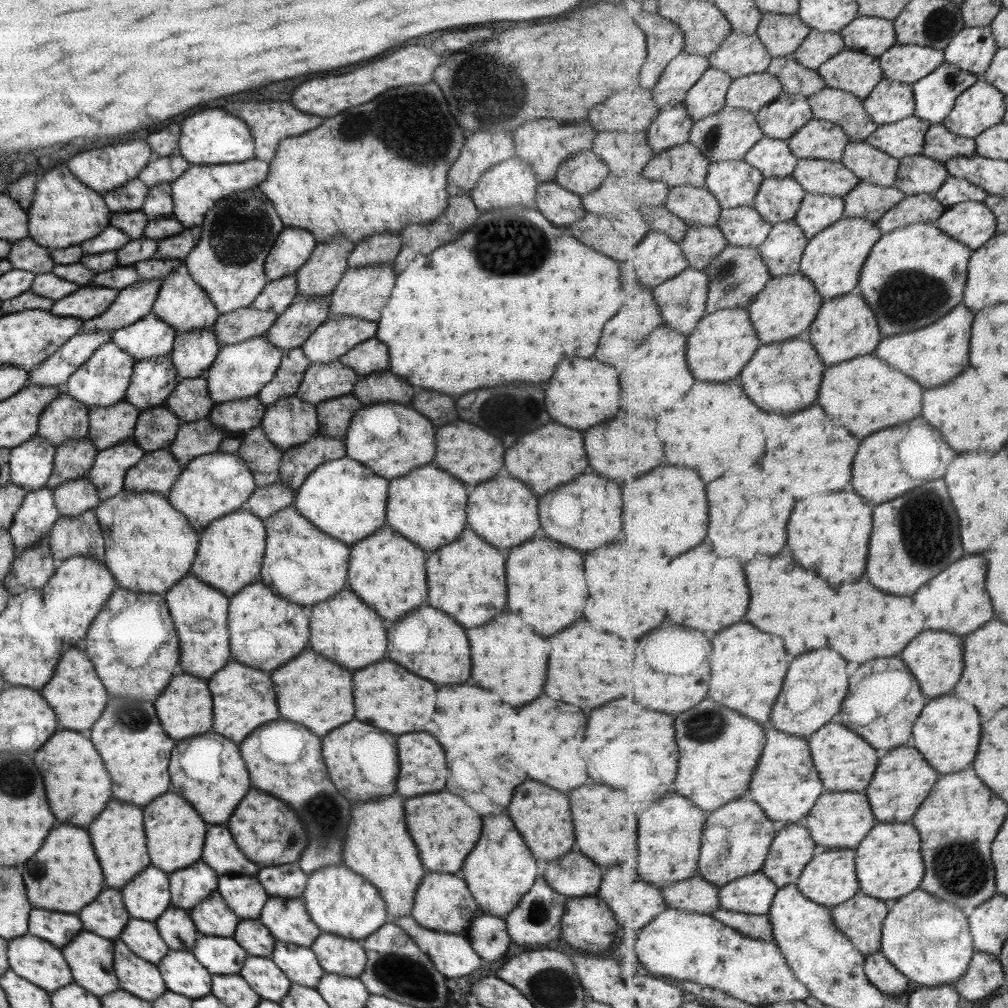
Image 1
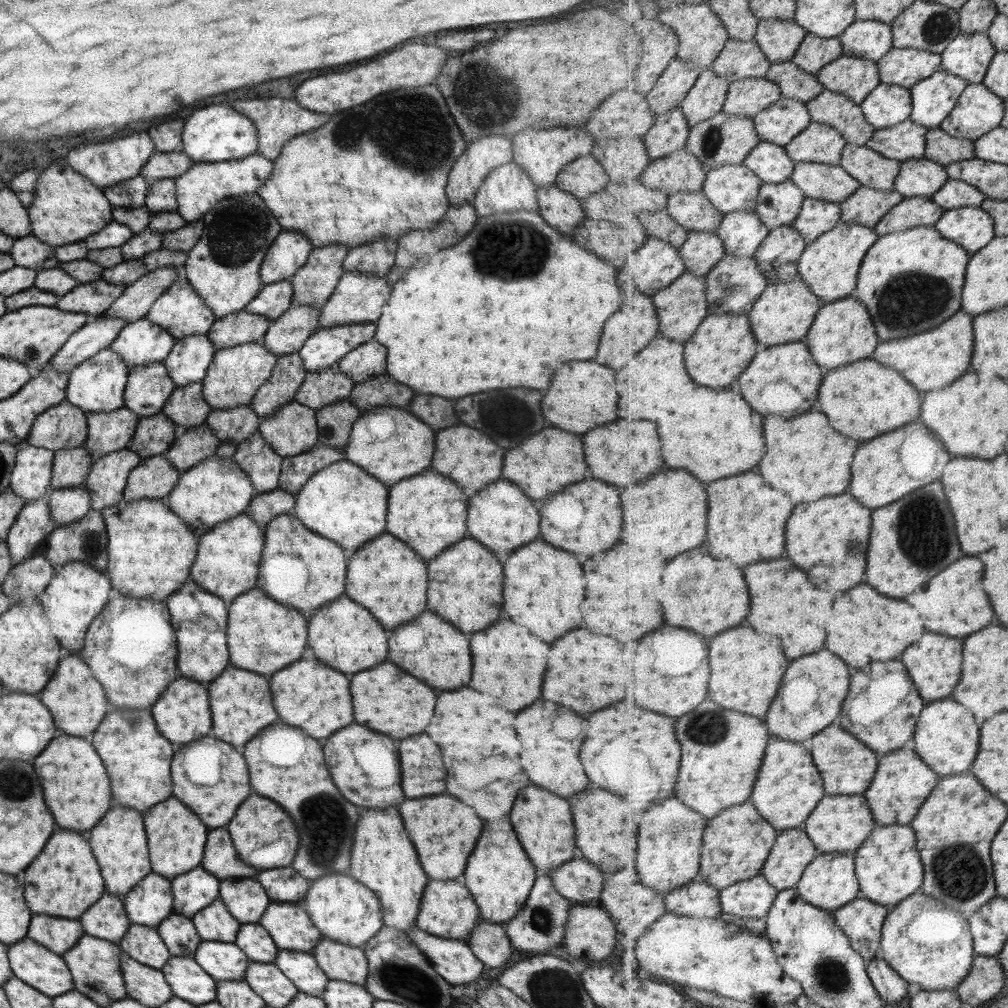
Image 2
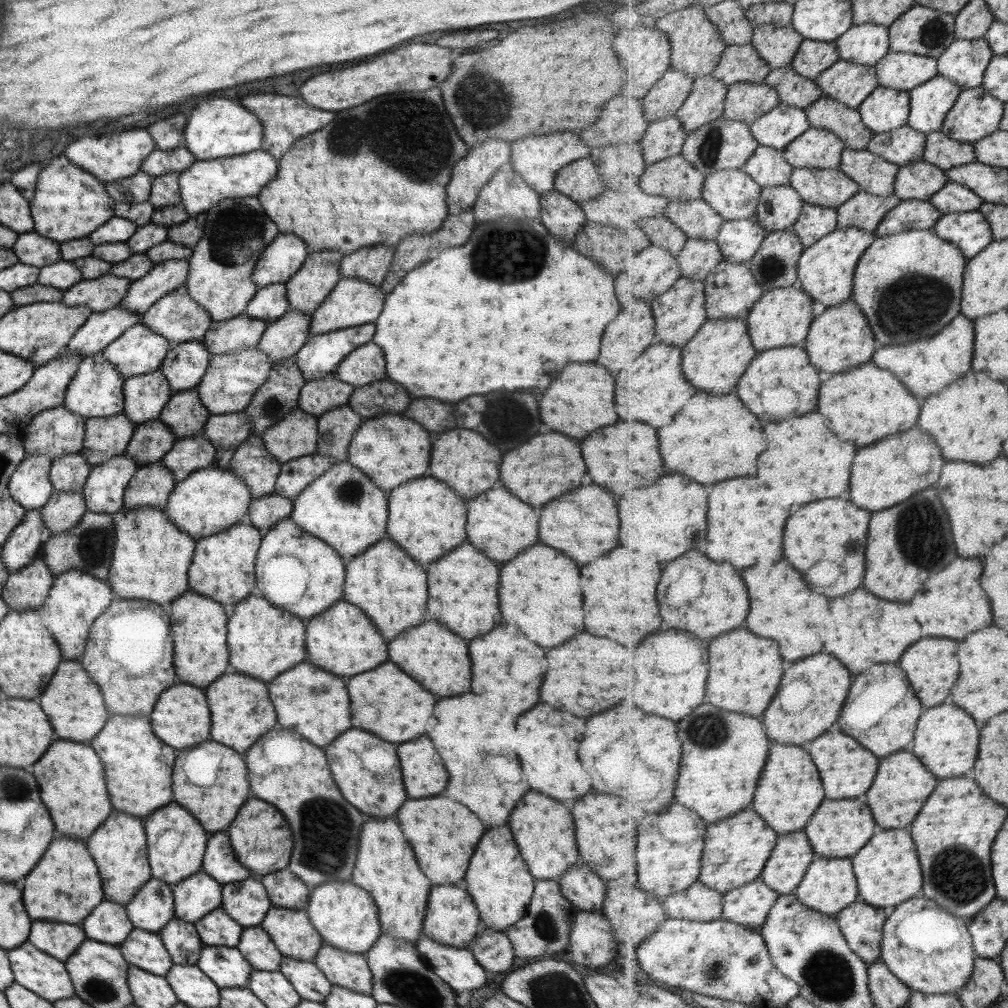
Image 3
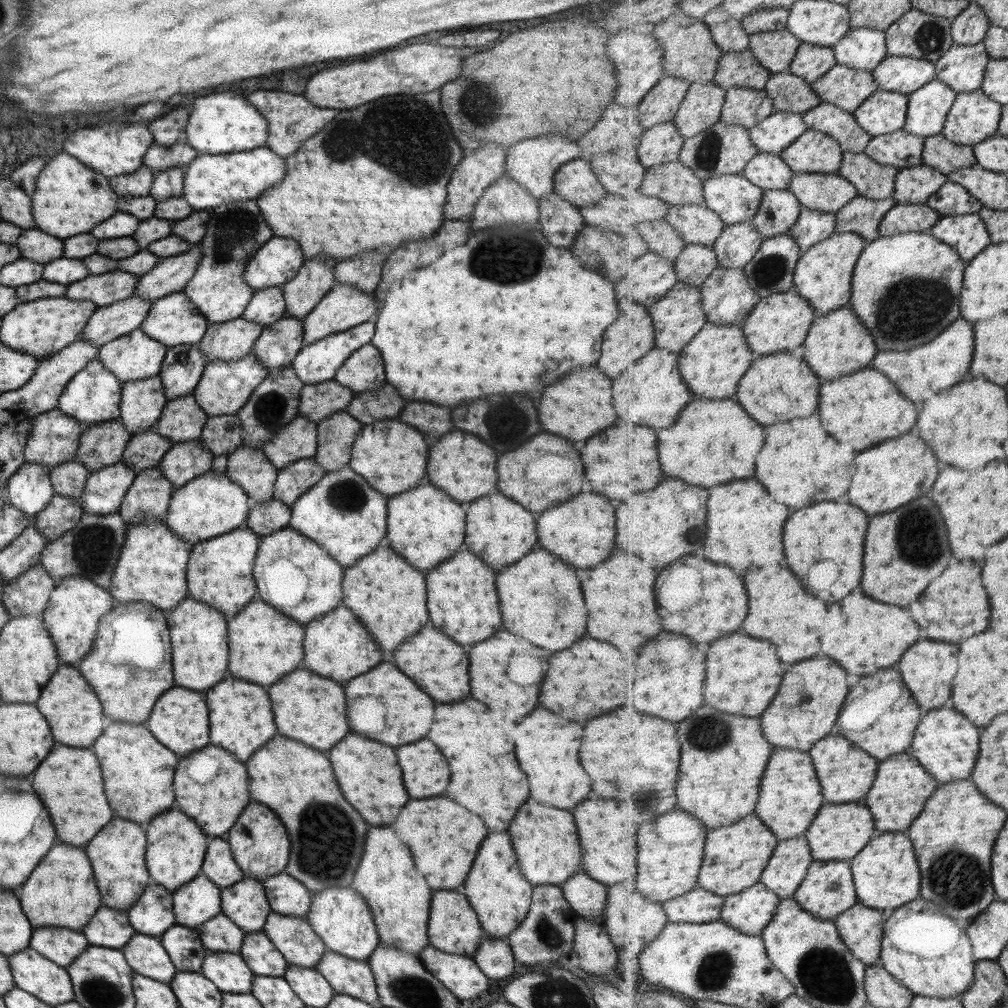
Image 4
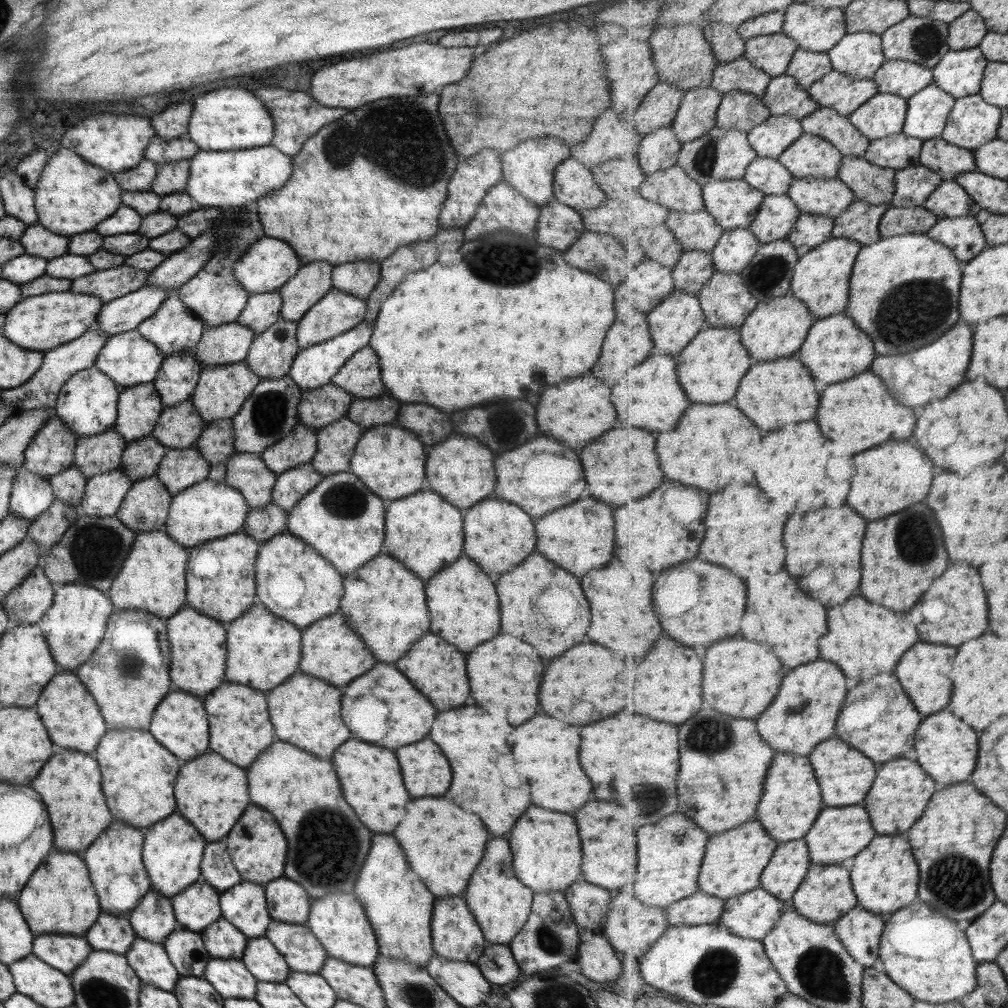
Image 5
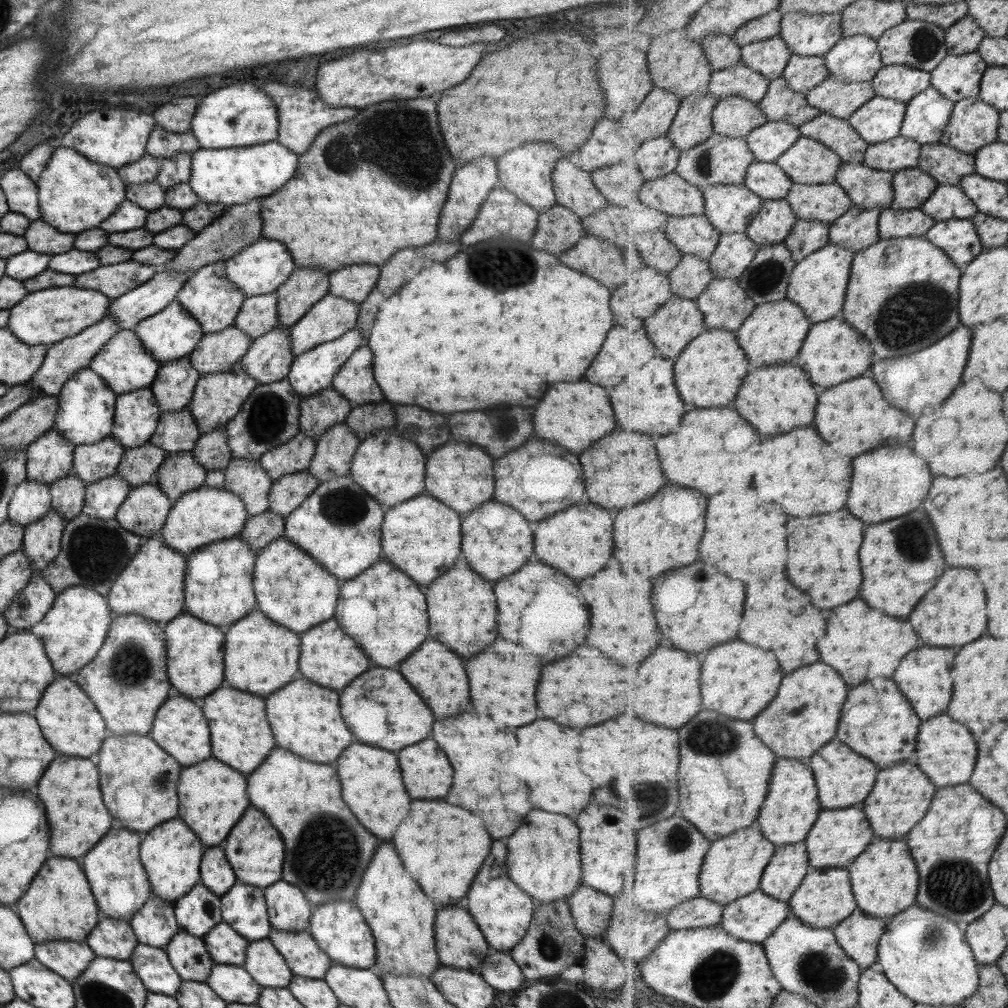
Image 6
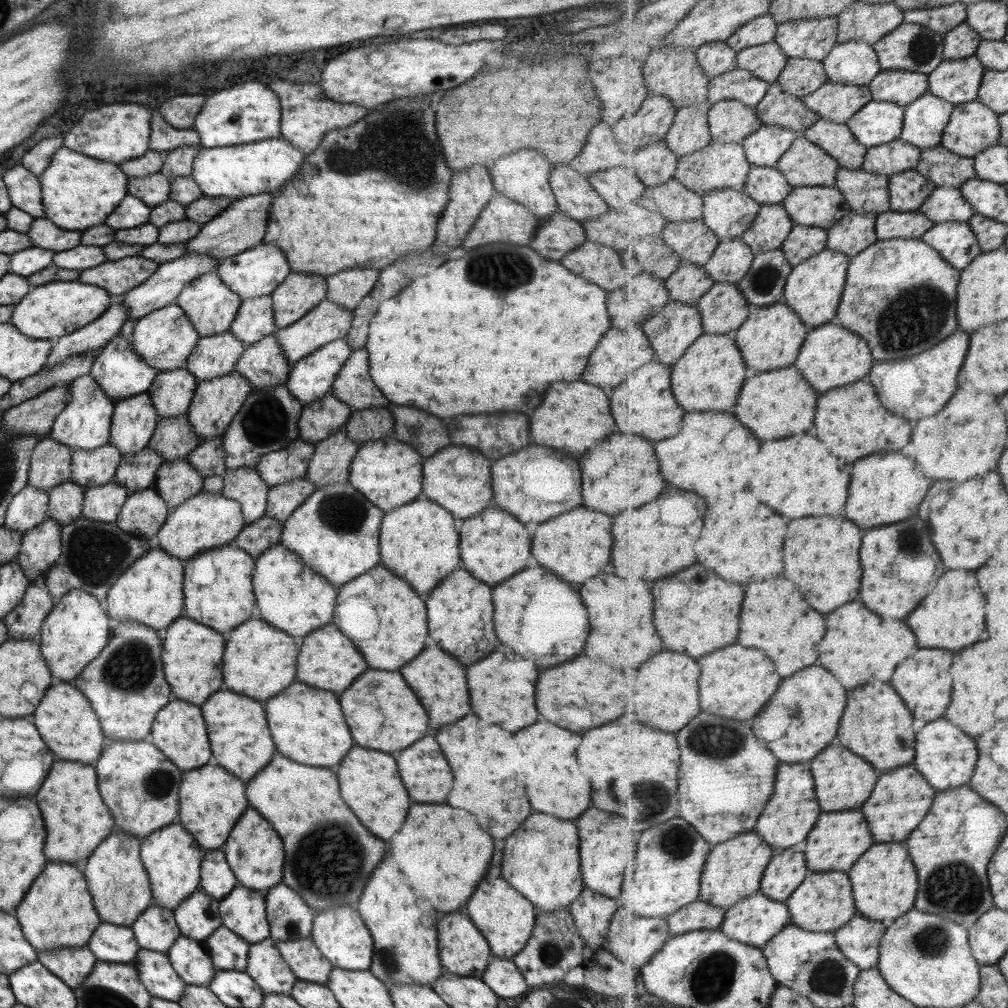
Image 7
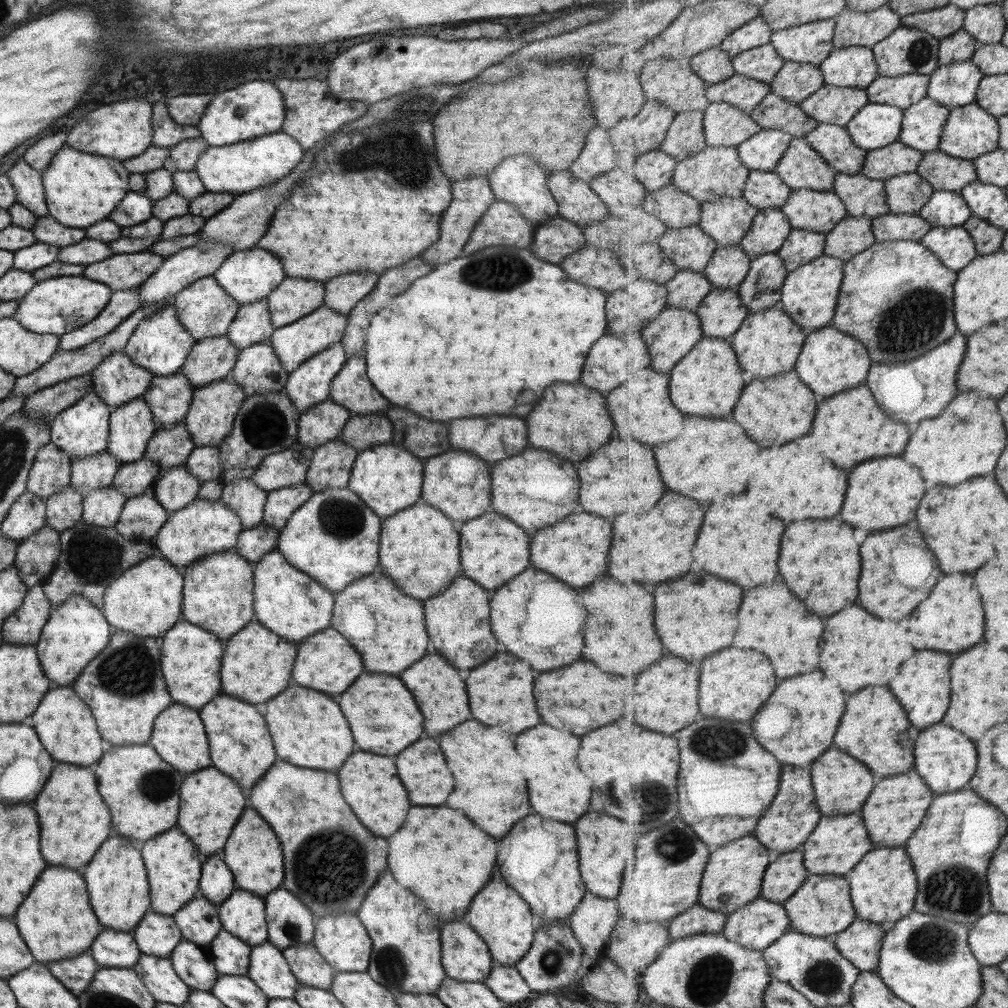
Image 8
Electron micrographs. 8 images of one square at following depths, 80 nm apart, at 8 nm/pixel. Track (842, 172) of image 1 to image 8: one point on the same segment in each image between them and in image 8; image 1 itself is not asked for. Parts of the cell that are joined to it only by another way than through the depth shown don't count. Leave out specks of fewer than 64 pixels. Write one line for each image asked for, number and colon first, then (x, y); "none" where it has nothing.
2: (817, 180)
3: (824, 187)
4: (816, 191)
5: (831, 198)
6: (827, 202)
7: (819, 206)
8: (816, 210)

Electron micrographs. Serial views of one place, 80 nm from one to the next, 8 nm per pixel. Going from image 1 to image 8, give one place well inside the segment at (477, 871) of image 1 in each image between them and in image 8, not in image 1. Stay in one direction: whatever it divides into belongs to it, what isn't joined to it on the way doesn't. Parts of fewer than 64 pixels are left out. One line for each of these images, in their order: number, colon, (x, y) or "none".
2: (498, 875)
3: (497, 881)
4: (500, 897)
5: (500, 905)
6: (502, 913)
7: (505, 919)
8: (498, 915)

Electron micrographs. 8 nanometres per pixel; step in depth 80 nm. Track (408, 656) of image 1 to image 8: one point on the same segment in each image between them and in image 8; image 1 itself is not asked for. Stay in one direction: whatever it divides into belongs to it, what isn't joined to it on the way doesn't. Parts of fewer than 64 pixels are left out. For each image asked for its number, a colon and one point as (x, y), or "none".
2: (429, 649)
3: (438, 661)
4: (443, 676)
5: (438, 671)
6: (438, 677)
7: (438, 682)
8: (437, 690)

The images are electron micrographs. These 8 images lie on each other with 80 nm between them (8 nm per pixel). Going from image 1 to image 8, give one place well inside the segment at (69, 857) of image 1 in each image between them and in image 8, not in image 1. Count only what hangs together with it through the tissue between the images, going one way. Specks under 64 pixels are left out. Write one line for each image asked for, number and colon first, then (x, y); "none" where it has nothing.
2: (64, 880)
3: (64, 886)
4: (61, 892)
5: (59, 899)
6: (58, 905)
7: (57, 912)
8: (55, 921)

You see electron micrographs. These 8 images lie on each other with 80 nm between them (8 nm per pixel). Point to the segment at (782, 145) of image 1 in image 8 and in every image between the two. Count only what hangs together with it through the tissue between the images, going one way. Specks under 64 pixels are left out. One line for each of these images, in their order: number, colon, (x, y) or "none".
2: (772, 163)
3: (768, 166)
4: (769, 171)
5: (767, 174)
6: (767, 179)
7: (767, 185)
8: (765, 189)

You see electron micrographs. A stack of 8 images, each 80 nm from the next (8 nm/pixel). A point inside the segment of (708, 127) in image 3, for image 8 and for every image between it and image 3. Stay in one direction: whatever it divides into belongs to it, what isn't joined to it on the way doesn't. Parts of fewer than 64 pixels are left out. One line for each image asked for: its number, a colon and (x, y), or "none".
4: (724, 149)
5: (721, 154)
6: (720, 159)
7: (720, 165)
8: (718, 171)

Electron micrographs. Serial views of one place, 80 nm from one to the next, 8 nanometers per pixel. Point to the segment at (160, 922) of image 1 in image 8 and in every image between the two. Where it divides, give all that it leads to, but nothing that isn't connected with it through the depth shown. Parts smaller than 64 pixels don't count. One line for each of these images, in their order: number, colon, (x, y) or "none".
2: (177, 932)
3: (180, 939)
4: (182, 945)
5: (185, 950)
6: (188, 956)
7: (189, 959)
8: (192, 964)

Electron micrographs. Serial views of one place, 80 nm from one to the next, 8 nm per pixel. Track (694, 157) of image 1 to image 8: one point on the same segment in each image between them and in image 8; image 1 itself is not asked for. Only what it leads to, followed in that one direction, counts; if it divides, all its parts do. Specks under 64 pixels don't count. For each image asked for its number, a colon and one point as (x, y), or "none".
2: (682, 170)
3: (675, 177)
4: (674, 182)
5: (673, 187)
6: (672, 194)
7: (676, 202)
8: (677, 209)

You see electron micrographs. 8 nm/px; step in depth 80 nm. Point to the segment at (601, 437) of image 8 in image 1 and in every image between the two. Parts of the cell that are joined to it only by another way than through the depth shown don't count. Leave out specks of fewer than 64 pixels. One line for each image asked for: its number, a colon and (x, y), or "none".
1: (583, 392)
2: (582, 396)
3: (580, 400)
4: (577, 407)
5: (574, 413)
6: (578, 414)
7: (576, 414)

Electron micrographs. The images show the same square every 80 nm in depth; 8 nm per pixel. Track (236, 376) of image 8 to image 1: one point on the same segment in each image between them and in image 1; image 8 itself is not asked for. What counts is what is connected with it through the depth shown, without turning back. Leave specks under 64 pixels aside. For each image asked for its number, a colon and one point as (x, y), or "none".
1: (304, 314)
2: (286, 334)
3: (282, 338)
4: (277, 344)
5: (271, 352)
6: (268, 359)
7: (263, 365)

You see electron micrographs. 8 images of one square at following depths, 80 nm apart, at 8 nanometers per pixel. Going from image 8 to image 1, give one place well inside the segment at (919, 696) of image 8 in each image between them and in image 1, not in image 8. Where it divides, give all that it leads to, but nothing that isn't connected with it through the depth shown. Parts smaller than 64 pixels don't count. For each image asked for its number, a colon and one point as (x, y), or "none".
1: (936, 658)
2: (935, 661)
3: (932, 665)
4: (928, 668)
5: (925, 669)
6: (925, 676)
7: (924, 680)

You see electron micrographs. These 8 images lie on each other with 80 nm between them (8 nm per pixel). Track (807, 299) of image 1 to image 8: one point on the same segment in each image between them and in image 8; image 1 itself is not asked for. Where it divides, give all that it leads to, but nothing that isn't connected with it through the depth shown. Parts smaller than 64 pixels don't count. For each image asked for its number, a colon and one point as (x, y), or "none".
2: (786, 311)
3: (783, 316)
4: (782, 321)
5: (778, 327)
6: (774, 334)
7: (771, 338)
8: (769, 343)

